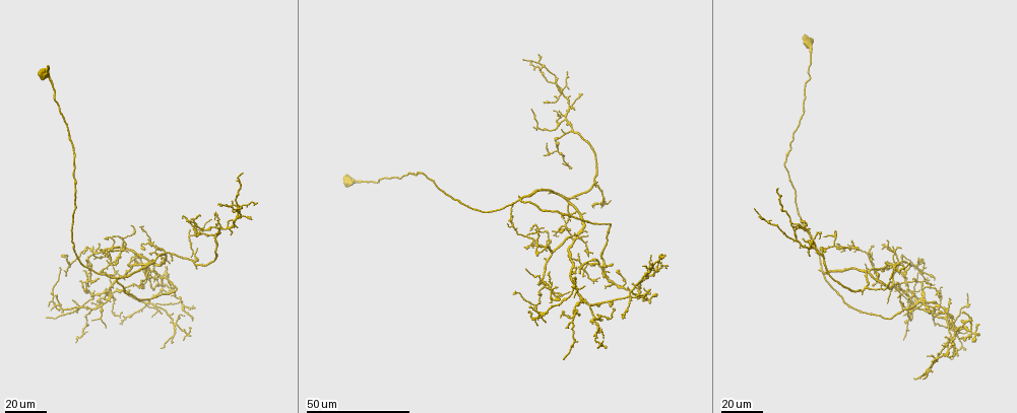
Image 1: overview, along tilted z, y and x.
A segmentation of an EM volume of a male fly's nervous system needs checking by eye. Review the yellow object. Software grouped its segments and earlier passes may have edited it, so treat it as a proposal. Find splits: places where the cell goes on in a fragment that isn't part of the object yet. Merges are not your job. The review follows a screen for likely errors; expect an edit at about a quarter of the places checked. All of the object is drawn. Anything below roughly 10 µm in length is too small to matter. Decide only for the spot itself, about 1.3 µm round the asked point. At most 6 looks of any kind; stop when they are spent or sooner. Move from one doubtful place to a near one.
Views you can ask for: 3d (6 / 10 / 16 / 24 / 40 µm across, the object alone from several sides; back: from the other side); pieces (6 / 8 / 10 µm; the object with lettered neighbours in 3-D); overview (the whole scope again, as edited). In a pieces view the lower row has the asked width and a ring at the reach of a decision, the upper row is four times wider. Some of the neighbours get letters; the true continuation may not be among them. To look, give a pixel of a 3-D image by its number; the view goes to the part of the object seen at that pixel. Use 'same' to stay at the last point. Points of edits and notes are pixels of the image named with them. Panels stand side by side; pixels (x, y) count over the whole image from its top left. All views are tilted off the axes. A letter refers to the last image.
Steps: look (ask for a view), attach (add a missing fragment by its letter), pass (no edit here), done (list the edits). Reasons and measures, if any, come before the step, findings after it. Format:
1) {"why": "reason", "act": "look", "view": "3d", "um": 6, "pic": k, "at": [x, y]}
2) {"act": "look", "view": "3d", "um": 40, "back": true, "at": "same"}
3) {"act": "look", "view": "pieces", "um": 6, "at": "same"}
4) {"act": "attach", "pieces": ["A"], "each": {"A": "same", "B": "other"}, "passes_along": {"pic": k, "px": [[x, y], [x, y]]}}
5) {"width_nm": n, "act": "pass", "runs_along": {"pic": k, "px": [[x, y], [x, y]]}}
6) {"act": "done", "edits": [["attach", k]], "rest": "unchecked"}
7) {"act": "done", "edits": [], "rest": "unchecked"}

{"why": "branch stops here", "act": "look", "view": "3d", "um": 24, "pic": 1, "at": [537, 256]}

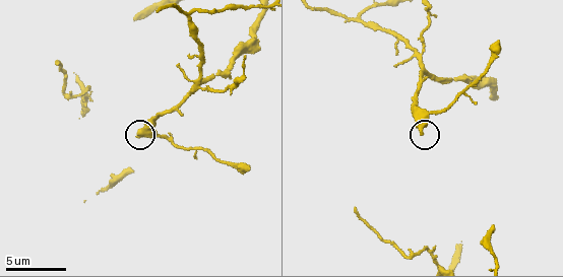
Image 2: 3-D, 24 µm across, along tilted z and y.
{"act": "look", "view": "pieces", "um": 6, "pic": 2, "at": [420, 133]}

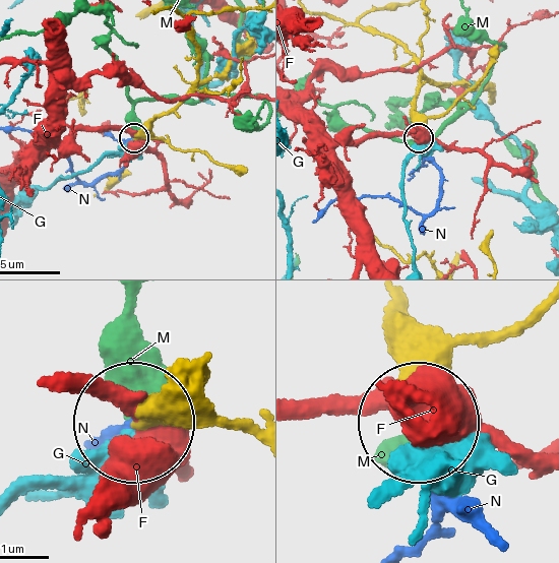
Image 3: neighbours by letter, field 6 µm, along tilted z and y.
{"act": "attach", "pieces": ["N"], "each": {"F": "other", "G": "other", "M": "other", "N": "same"}, "passes_along": {"pic": 3, "px": [[416, 100], [441, 179], [433, 209], [364, 195], [314, 222]]}, "found": "it goes on there"}

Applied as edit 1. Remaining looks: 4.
{"act": "look", "view": "overview"}

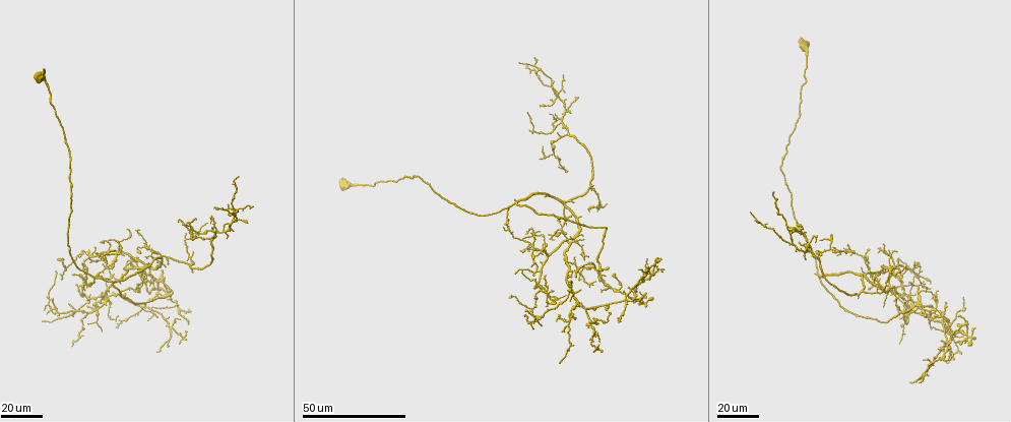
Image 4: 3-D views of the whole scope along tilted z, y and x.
{"act": "look", "view": "3d", "um": 40, "pic": 4, "at": [543, 325]}

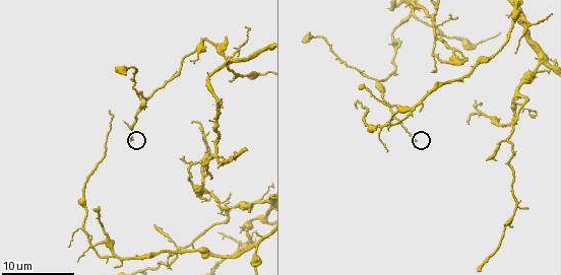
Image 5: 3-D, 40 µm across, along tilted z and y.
{"act": "look", "view": "3d", "um": 6, "pic": 5, "at": [415, 140]}

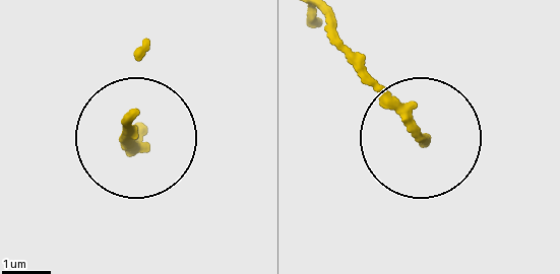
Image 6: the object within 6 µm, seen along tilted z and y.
{"why": "see the neighbours", "act": "look", "view": "pieces", "um": 10, "pic": 6, "at": [425, 137]}

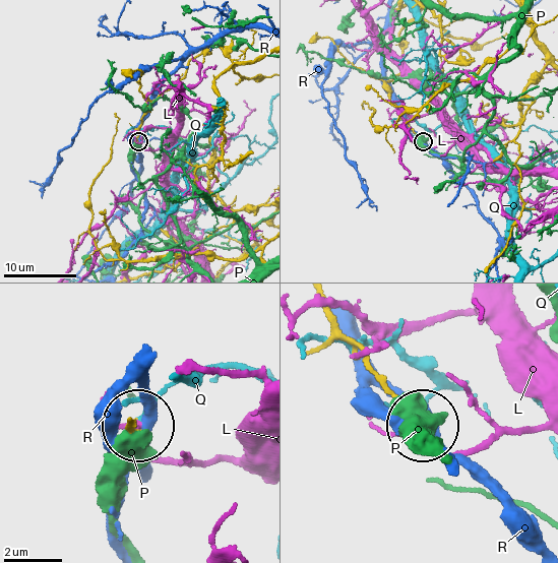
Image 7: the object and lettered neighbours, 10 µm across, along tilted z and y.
{"act": "pass", "each": {"L": "other", "P": "other", "Q": "other", "R": "other"}, "found": "no lettered fragment goes on from it"}

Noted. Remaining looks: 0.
{"act": "done", "edits": [["attach", 3]], "rest": "unchecked"}

